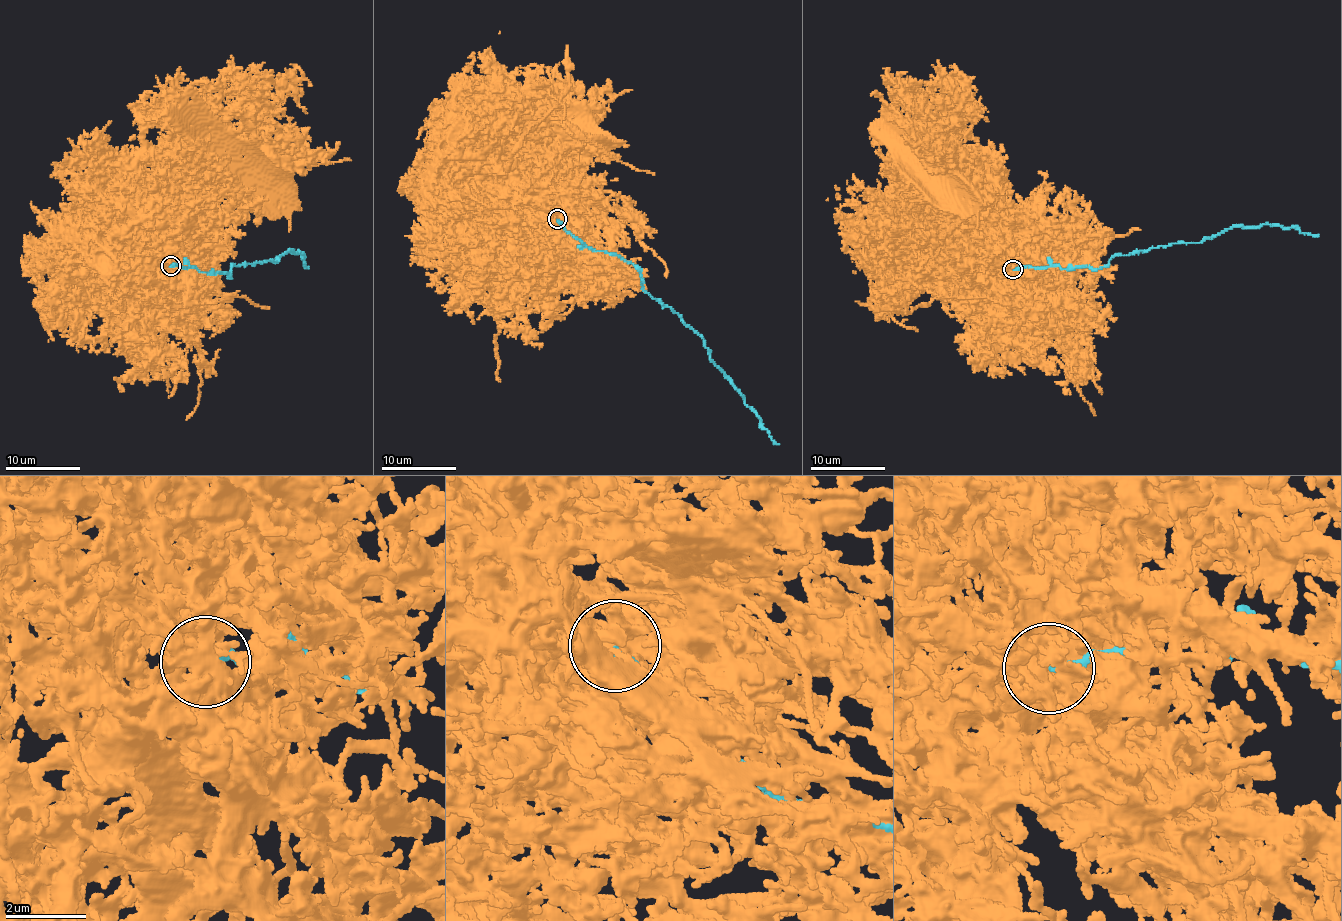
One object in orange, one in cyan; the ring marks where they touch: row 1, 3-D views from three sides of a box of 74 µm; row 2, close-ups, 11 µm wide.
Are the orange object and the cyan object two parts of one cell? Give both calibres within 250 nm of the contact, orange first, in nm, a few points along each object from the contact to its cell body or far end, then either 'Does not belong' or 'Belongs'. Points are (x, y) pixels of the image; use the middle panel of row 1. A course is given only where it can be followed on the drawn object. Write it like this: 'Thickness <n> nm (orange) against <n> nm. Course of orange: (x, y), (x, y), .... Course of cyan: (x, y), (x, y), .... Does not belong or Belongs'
Thickness 300 nm (orange) against 170 nm. Course of orange: (557, 217), (540, 194), (499, 159), (496, 134), (513, 113), (535, 119), (554, 113), (575, 135), (654, 175). Course of cyan: (557, 219), (588, 247), (620, 255), (636, 267), (643, 289), (703, 340), (710, 357), (779, 444). Does not belong

